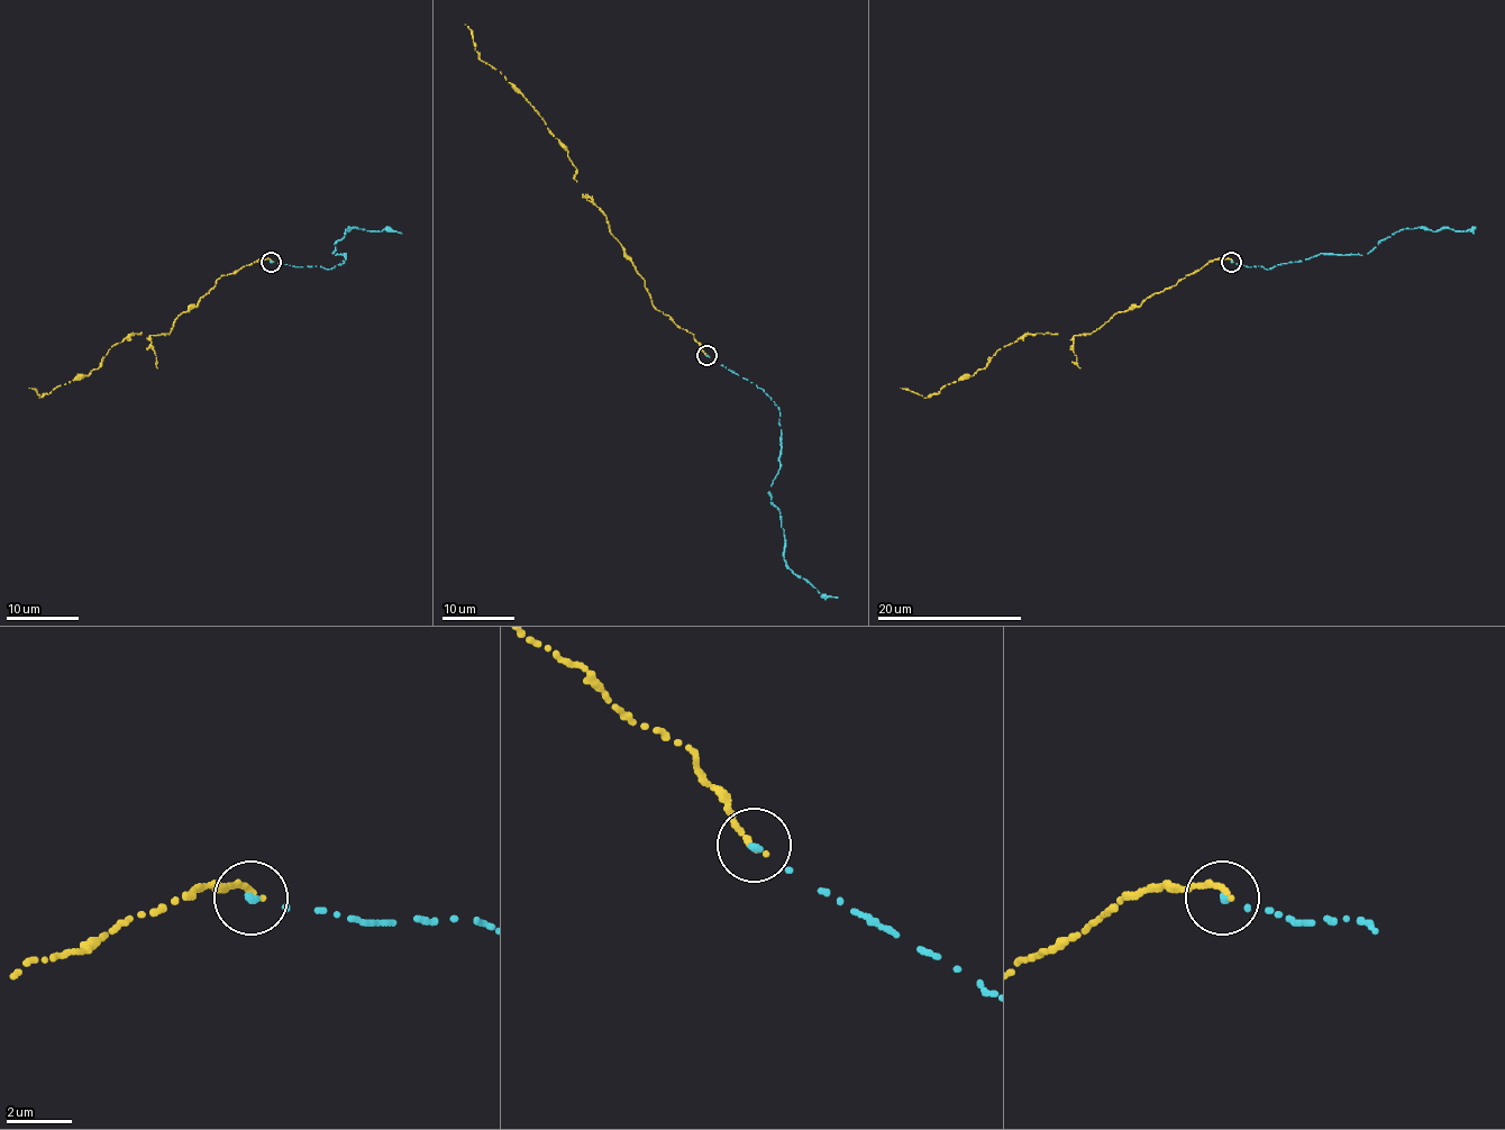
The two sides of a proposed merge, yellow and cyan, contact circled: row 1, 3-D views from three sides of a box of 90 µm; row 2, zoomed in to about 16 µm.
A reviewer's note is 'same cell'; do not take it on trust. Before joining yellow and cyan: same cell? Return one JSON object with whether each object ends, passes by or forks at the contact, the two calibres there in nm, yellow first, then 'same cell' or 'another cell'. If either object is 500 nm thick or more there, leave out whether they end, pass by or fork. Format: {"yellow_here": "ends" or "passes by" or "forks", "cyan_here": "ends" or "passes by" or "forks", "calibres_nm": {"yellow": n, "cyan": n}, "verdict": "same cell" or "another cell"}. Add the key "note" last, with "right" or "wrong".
{"yellow_here": "ends", "cyan_here": "ends", "calibres_nm": {"yellow": 190, "cyan": 170}, "verdict": "same cell", "note": "right"}

